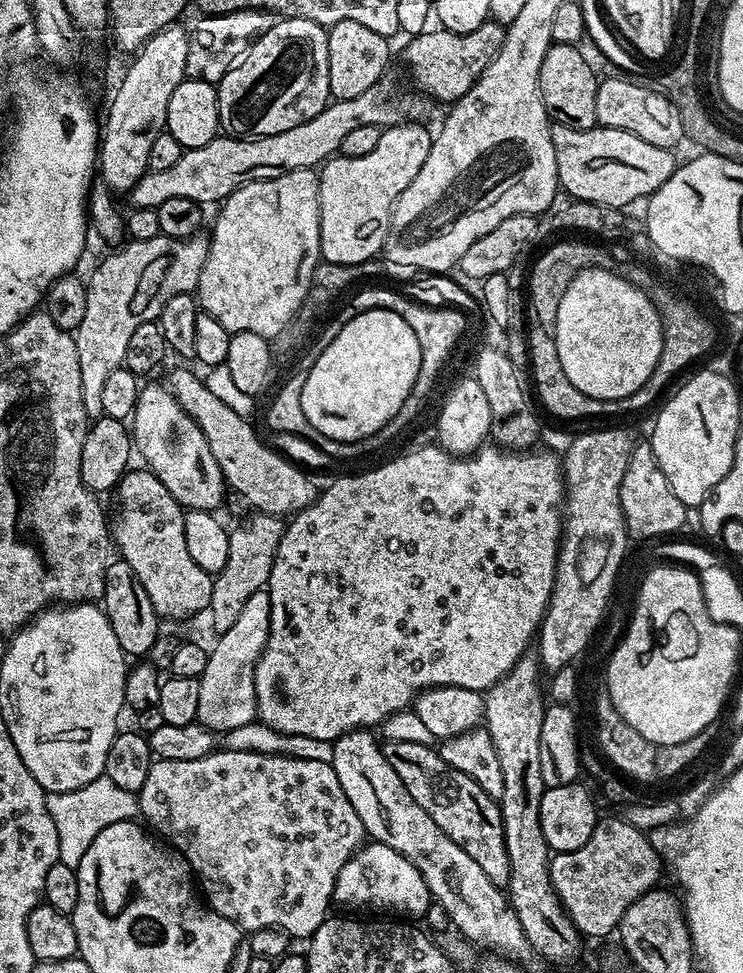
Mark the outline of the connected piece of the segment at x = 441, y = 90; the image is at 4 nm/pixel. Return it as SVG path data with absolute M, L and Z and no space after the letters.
M489 22L478 26L478 30L470 34L425 30L420 35L411 37L404 48L404 60L416 78L415 87L433 101L455 102L462 98L478 82L479 76L499 53L505 29L505 25Z

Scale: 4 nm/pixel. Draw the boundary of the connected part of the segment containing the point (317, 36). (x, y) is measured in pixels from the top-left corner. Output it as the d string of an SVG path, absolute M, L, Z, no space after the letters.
M280 18L254 42L240 63L216 85L220 127L237 138L255 138L294 130L330 103L328 28L306 18Z

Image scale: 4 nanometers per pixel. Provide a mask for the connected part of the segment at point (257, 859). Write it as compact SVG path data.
M214 750L210 755L194 758L190 762L153 759L150 774L146 774L146 782L138 793L140 816L146 821L149 829L159 833L188 861L188 867L192 869L198 881L199 891L208 907L222 914L222 918L237 924L241 932L251 934L267 928L276 928L283 929L291 938L297 936L311 938L314 930L318 930L318 926L322 926L322 922L330 915L328 907L333 907L332 895L334 886L338 882L338 874L342 874L342 866L346 866L346 862L350 862L353 854L360 851L365 843L366 833L362 826L362 818L354 814L354 806L350 806L350 798L346 798L342 785L338 782L338 774L334 774L332 765L327 759L303 760L300 756L279 756L276 752L220 751Z

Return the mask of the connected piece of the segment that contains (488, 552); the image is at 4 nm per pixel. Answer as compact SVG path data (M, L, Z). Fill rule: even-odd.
M439 446L420 448L381 468L357 476L340 476L317 495L309 508L303 508L287 521L266 585L270 598L270 634L254 670L259 723L288 736L335 742L348 732L375 729L394 713L411 709L416 695L426 688L458 686L487 693L529 651L528 643L537 639L556 581L556 554L564 530L564 469L561 457L552 452L491 447L483 446L466 456L452 455Z

